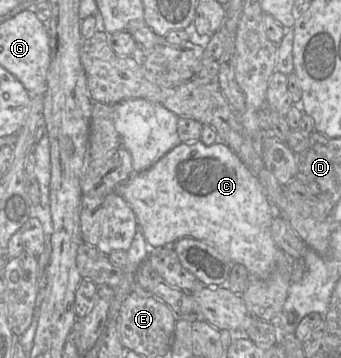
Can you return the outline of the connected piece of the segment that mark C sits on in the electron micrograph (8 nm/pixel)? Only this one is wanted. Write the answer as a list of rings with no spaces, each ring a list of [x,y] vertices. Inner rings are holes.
[[[200,140],[180,143],[150,168],[133,174],[116,191],[133,210],[150,249],[172,246],[182,238],[194,238],[212,245],[232,263],[243,264],[252,278],[265,279],[275,269],[280,250],[271,233],[275,210],[258,179],[220,141],[210,146]]]

